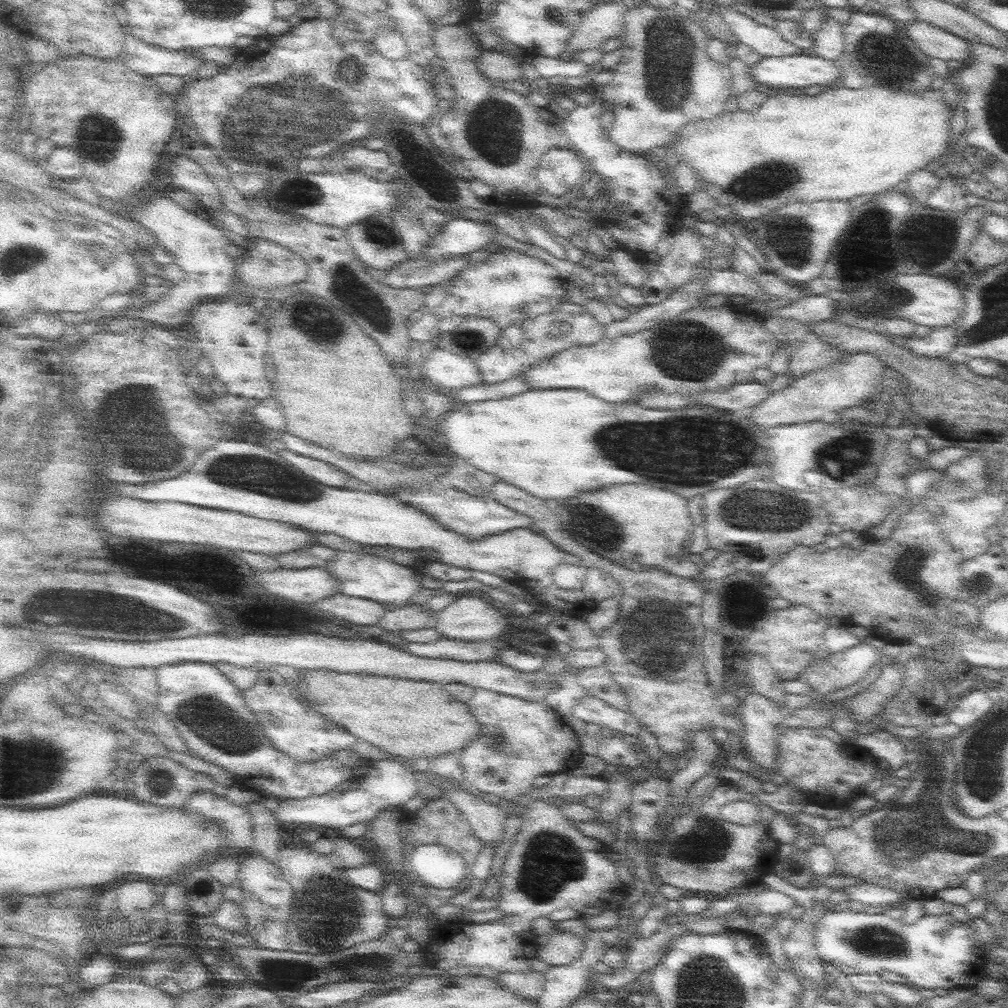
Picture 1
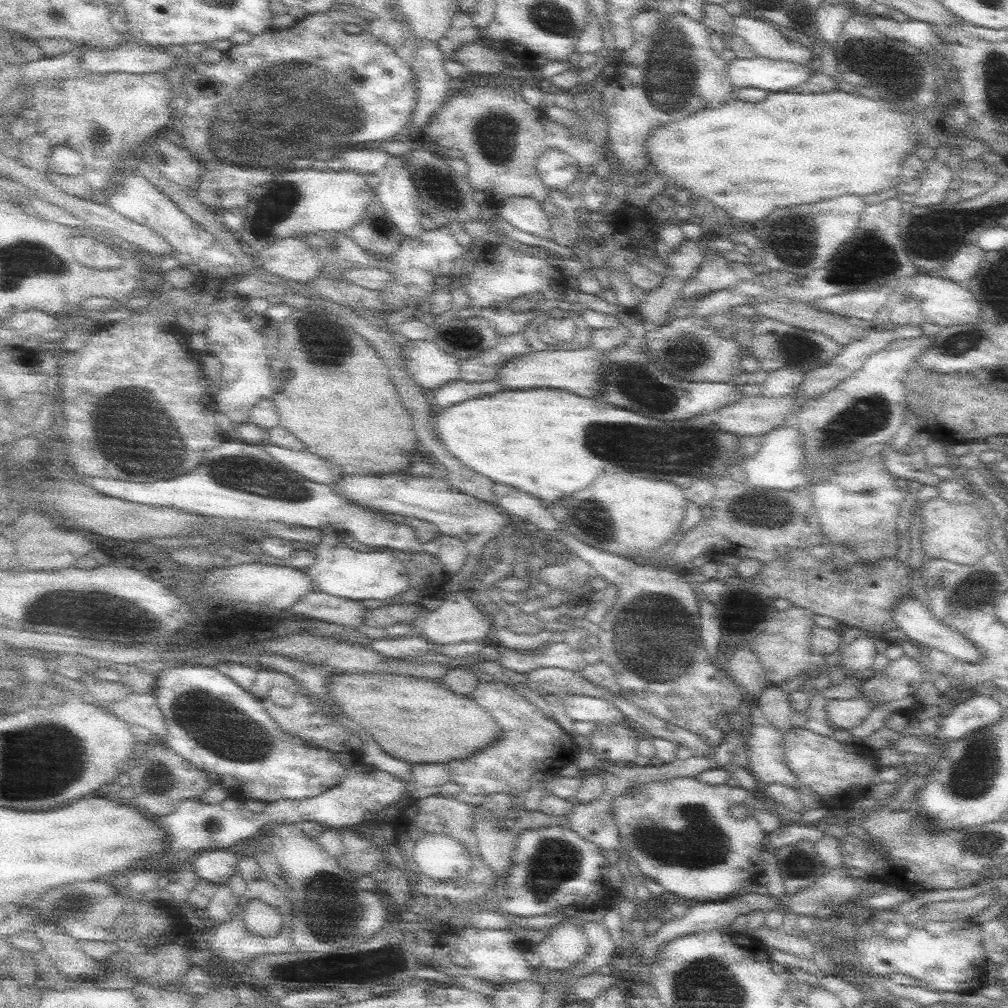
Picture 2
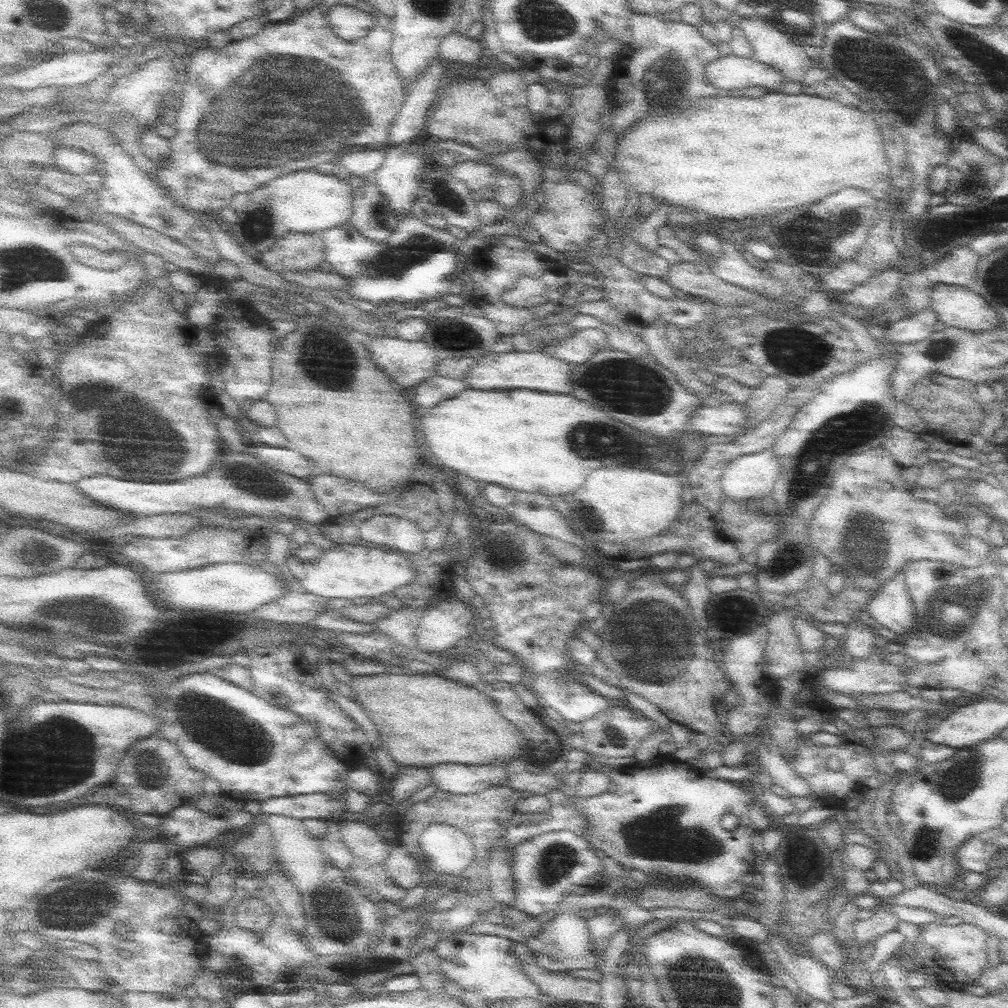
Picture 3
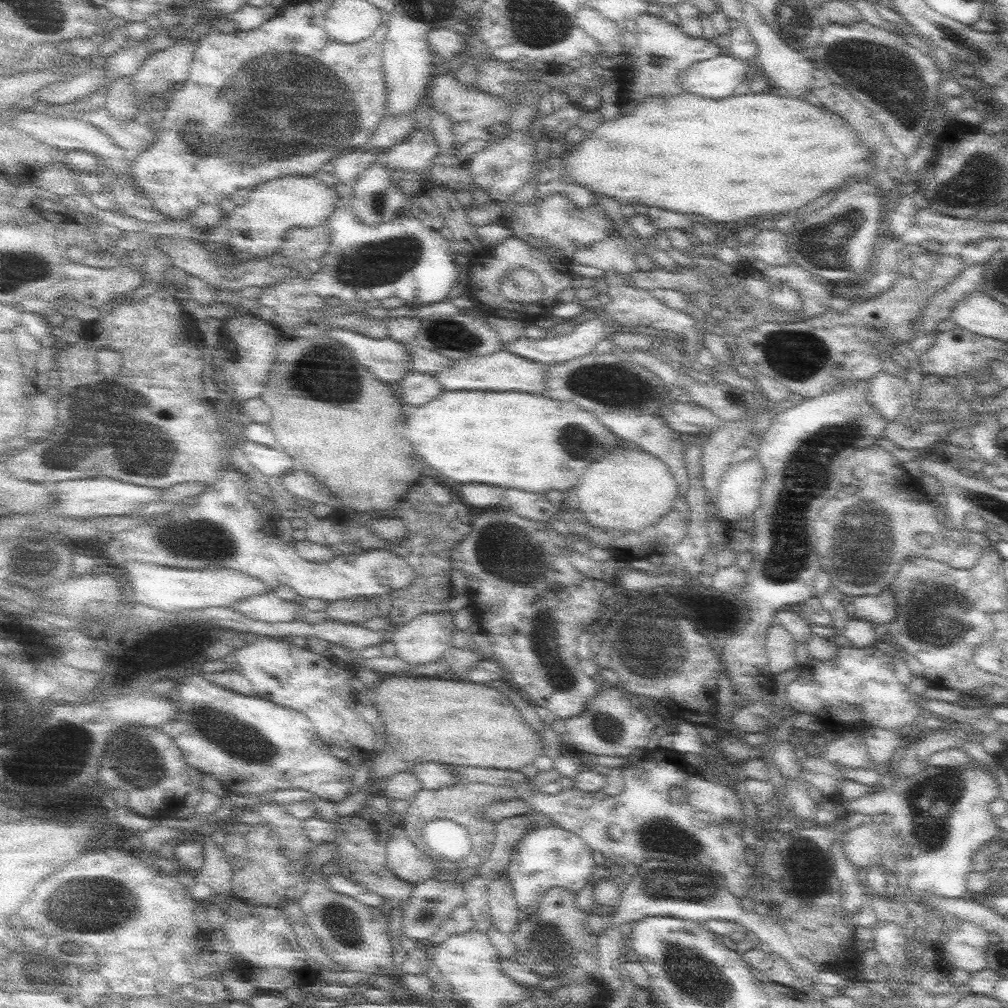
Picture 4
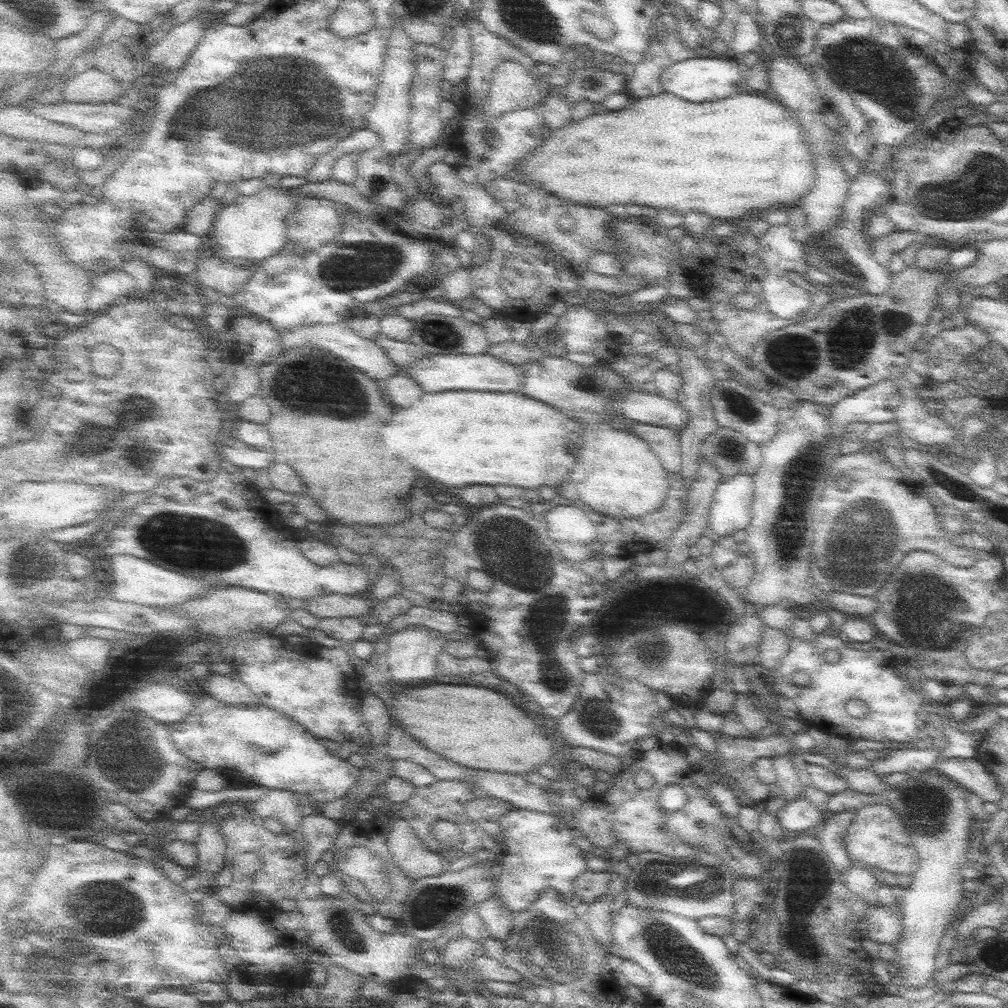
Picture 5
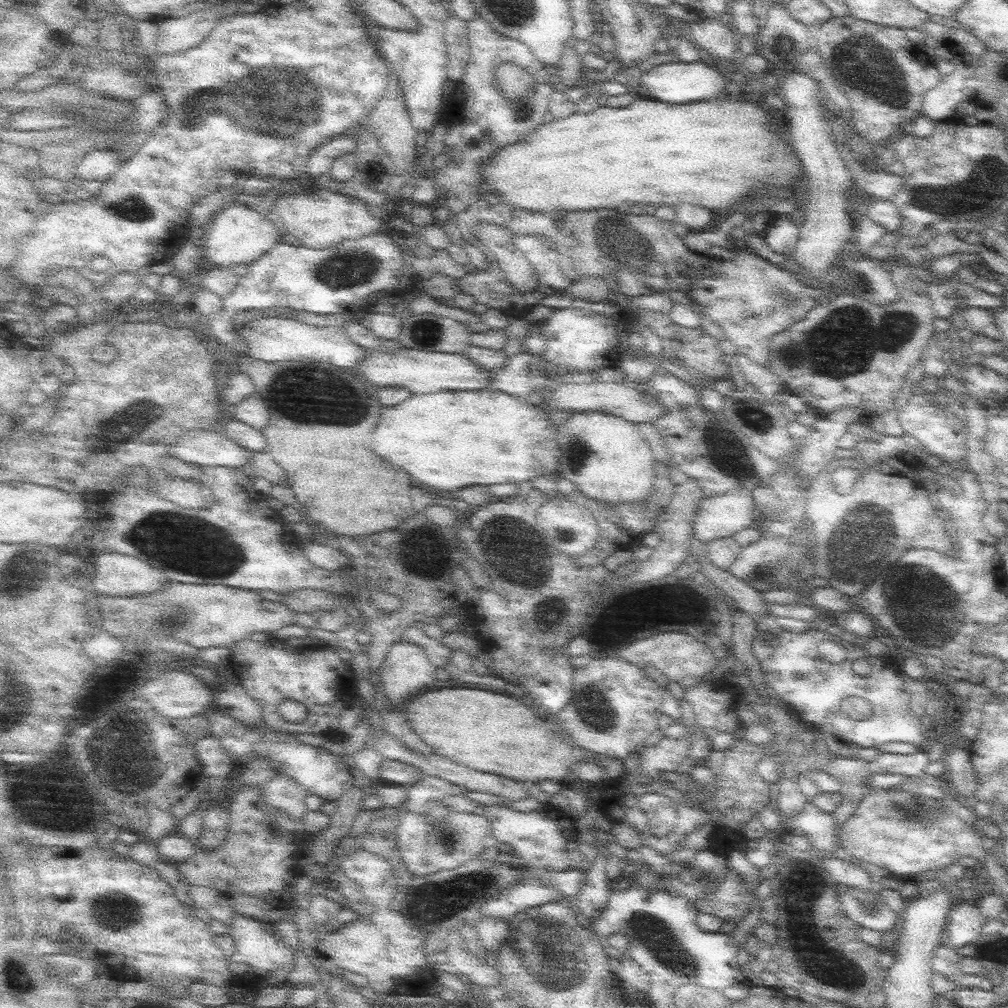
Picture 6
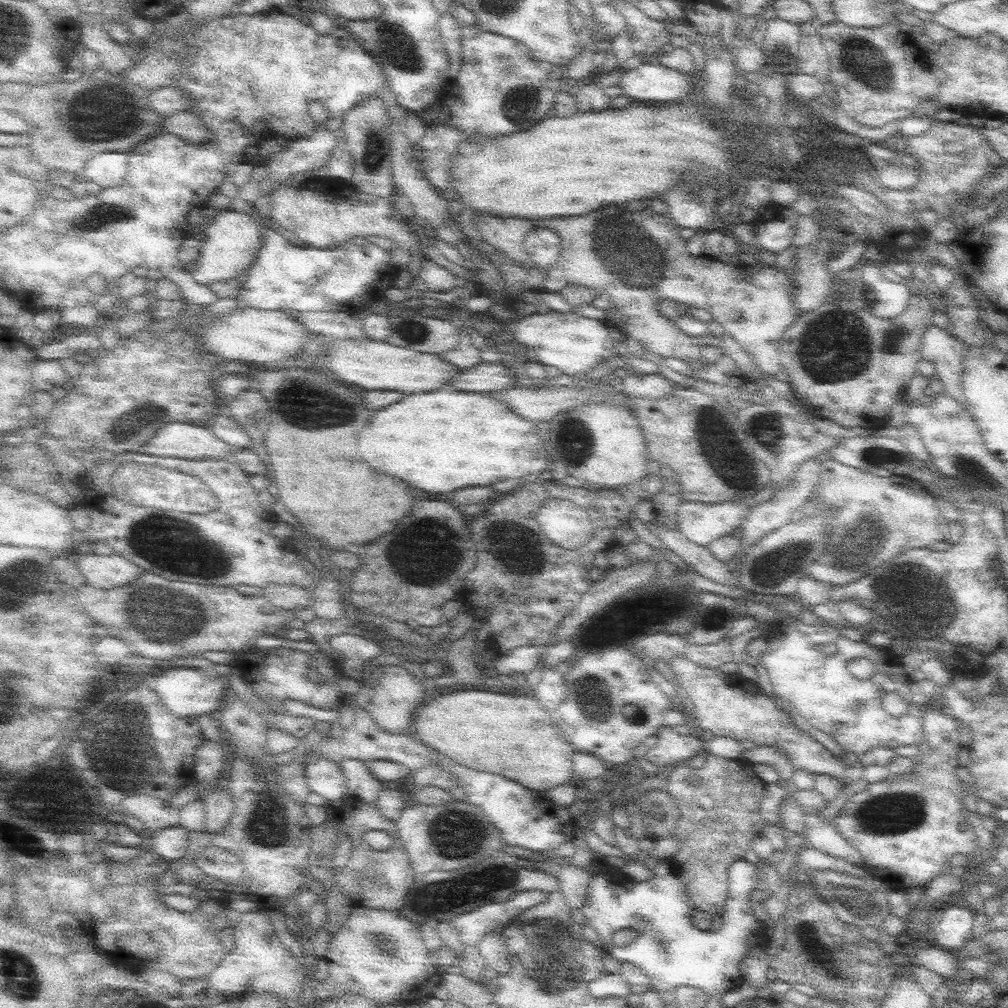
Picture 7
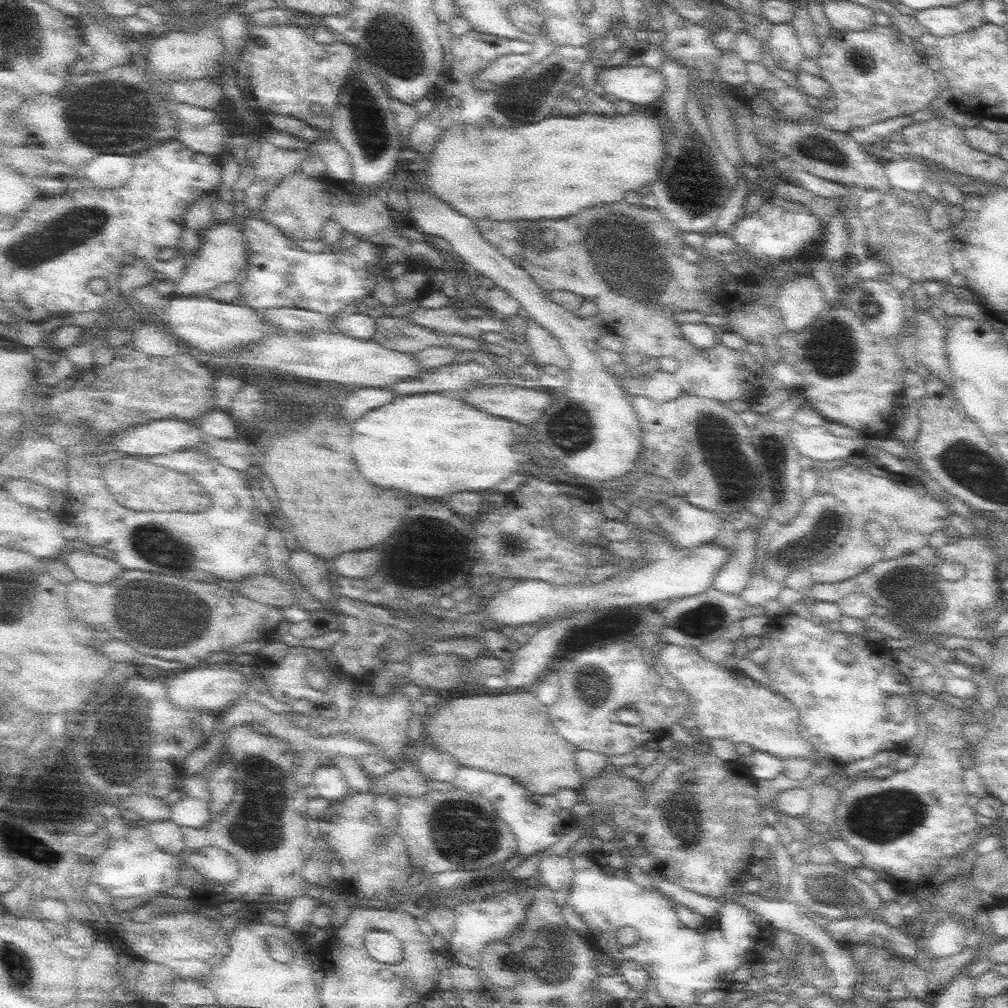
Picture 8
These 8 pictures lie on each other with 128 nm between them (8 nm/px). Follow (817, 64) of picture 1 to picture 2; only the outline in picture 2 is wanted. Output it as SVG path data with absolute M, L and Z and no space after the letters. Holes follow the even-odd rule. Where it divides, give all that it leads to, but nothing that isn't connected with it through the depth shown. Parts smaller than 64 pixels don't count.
M735 58L725 67L725 76L733 88L764 88L769 93L788 90L792 86L806 86L816 72L816 60L808 65L761 58Z

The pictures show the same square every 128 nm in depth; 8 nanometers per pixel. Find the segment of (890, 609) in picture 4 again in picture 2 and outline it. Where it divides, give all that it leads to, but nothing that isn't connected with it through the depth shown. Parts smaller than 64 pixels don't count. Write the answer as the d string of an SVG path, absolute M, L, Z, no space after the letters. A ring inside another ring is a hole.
M909 594L905 598L901 598L899 602L894 605L894 622L898 624L898 630L901 630L910 638L910 641L915 644L926 645L941 650L943 653L954 657L961 662L967 664L975 664L985 660L983 653L978 646L974 646L968 638L964 638L964 634L960 634L958 630L942 624L934 614L929 611L929 607L923 600L918 599L914 594Z

